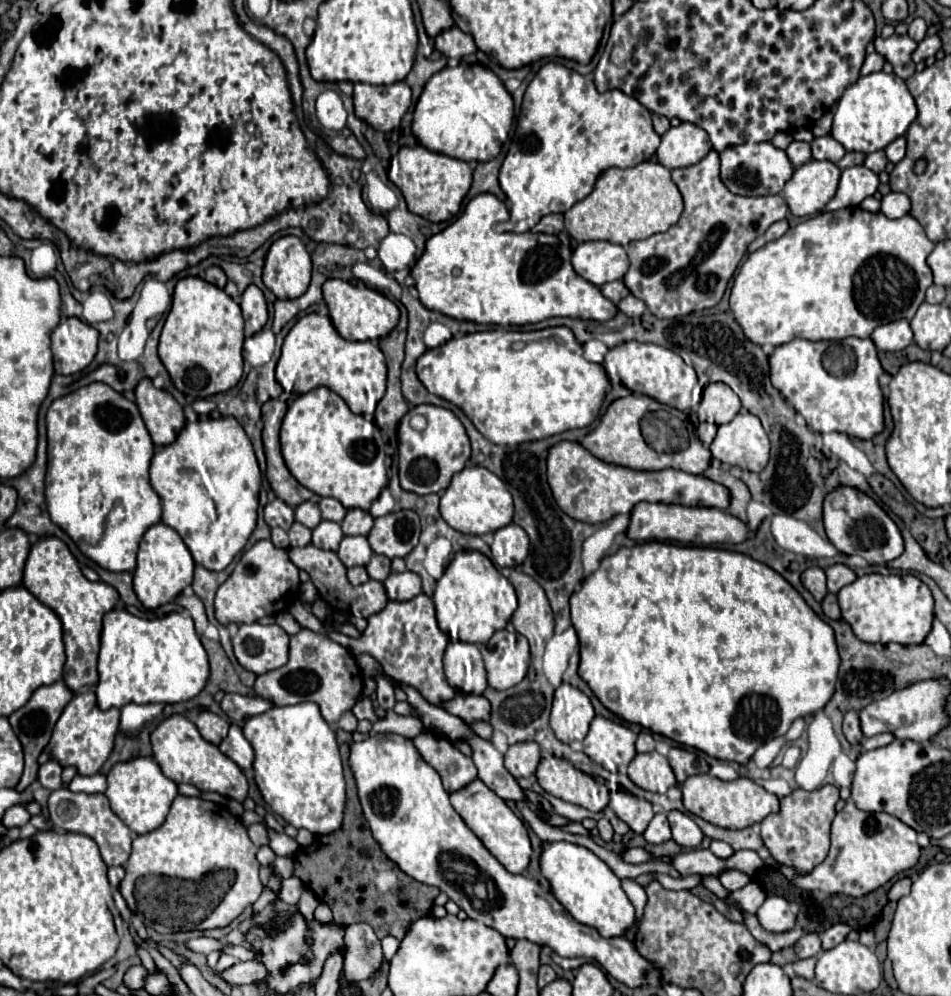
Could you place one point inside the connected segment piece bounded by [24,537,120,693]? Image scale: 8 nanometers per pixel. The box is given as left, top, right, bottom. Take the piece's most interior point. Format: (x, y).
(51, 574)

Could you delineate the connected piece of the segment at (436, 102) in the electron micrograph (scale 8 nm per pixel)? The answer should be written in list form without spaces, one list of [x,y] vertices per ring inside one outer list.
[[[460,63],[434,73],[416,107],[412,133],[418,143],[430,151],[450,155],[462,161],[490,161],[506,141],[514,119],[514,103],[504,83],[478,63]]]

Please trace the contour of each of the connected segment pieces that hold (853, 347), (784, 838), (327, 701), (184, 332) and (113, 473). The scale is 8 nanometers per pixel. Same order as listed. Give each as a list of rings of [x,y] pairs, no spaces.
[[[846,337],[842,341],[812,343],[806,339],[792,339],[790,343],[776,347],[770,355],[770,377],[774,387],[786,397],[786,401],[806,419],[816,433],[846,433],[848,437],[872,439],[884,431],[884,395],[880,389],[880,375],[884,373],[872,339]]]
[[[824,785],[816,791],[796,789],[790,795],[782,797],[778,813],[770,813],[766,819],[762,819],[760,835],[770,855],[778,863],[794,867],[798,873],[812,871],[816,865],[820,865],[829,852],[830,829],[836,815],[838,799],[840,795],[836,785]]]
[[[300,629],[290,637],[290,659],[286,665],[256,677],[254,691],[272,701],[272,705],[296,705],[304,701],[314,701],[320,705],[322,717],[328,725],[334,725],[342,713],[350,711],[360,699],[364,687],[364,677],[356,659],[340,643],[334,643],[322,633],[310,629]]]
[[[200,277],[180,279],[158,345],[158,355],[176,389],[186,397],[206,399],[236,387],[242,379],[242,343],[244,319],[240,305],[224,289]]]
[[[90,383],[78,391],[56,399],[48,413],[48,473],[46,503],[54,525],[64,529],[78,549],[108,571],[134,571],[138,543],[148,527],[160,521],[160,497],[148,481],[154,443],[140,417],[136,403],[116,393],[106,383]]]

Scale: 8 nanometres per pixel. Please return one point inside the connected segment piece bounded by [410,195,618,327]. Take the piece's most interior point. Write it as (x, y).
(470, 272)

